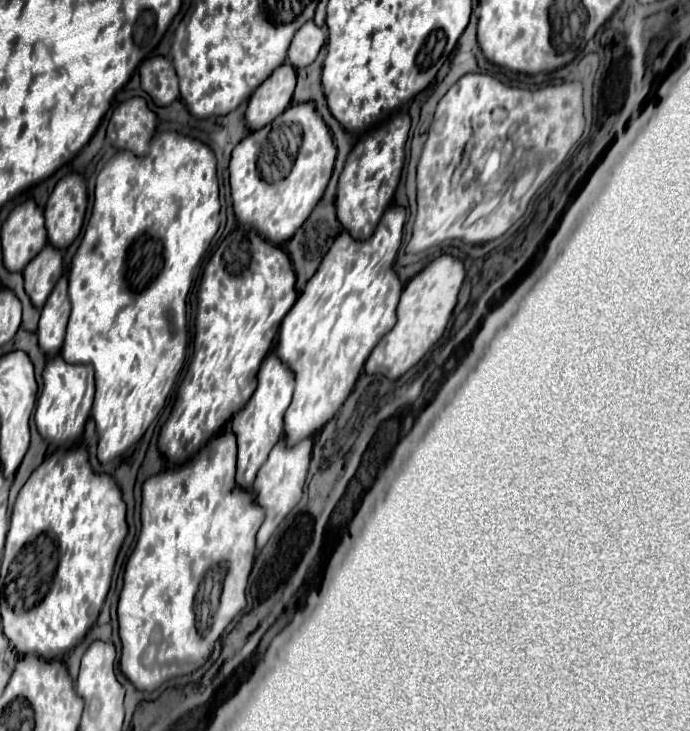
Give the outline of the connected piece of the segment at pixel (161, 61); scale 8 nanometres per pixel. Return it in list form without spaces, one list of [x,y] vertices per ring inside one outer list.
[[[164,55],[146,59],[140,67],[140,79],[144,91],[158,105],[170,105],[174,99],[178,99],[178,75],[172,59]]]

